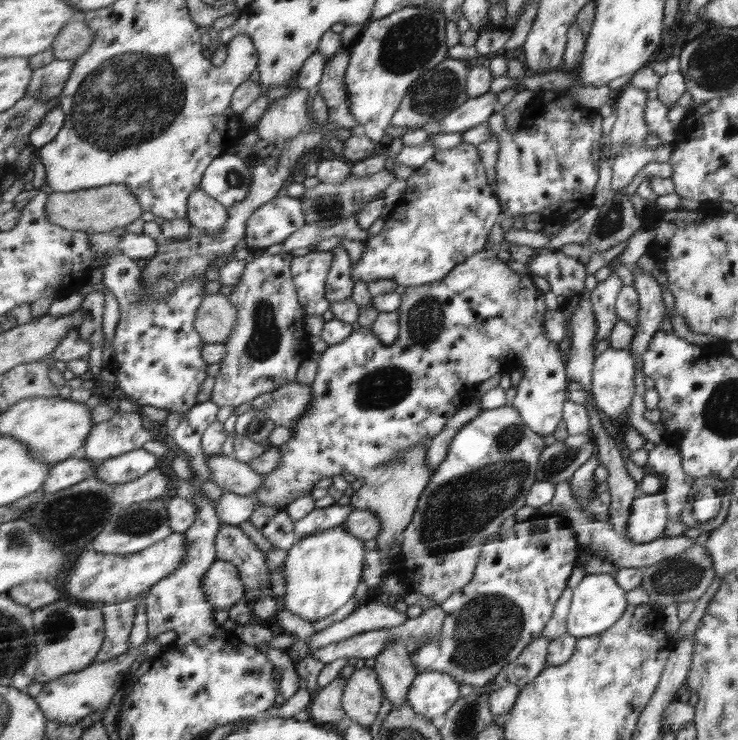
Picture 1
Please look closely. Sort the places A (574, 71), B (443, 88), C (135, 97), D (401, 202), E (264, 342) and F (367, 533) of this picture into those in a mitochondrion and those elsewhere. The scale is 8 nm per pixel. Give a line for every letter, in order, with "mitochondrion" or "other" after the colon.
A: other
B: mitochondrion
C: mitochondrion
D: other
E: mitochondrion
F: other

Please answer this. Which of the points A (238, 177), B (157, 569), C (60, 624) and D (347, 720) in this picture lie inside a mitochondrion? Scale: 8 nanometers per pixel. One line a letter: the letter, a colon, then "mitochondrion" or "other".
A: mitochondrion
B: other
C: mitochondrion
D: other

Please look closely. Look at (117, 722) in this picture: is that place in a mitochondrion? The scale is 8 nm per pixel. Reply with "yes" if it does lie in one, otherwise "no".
no

